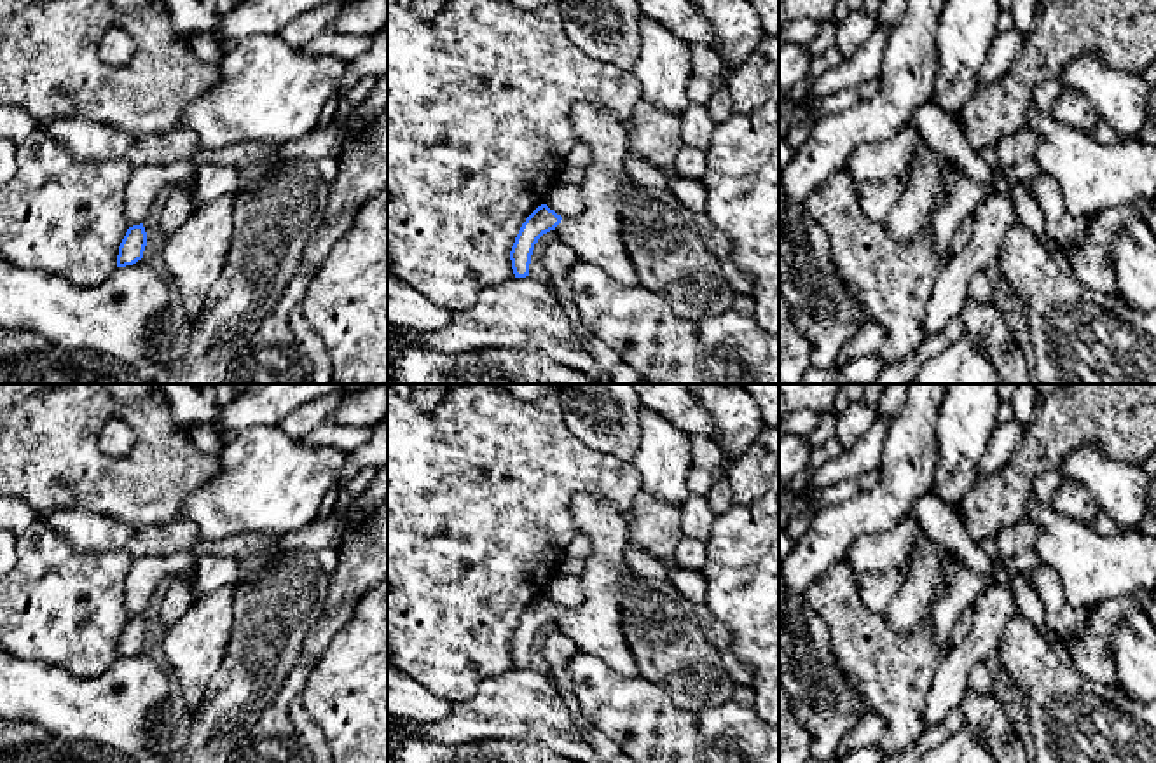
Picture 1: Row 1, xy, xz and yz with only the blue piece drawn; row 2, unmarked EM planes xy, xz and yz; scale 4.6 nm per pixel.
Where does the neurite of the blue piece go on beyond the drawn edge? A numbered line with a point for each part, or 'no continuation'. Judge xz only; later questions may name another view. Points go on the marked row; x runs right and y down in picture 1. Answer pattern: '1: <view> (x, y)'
1: xz (596, 236)

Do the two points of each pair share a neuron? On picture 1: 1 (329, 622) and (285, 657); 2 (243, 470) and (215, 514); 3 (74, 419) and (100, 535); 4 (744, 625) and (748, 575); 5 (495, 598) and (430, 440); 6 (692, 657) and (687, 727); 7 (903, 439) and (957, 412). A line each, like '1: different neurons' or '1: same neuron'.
1: different neurons
2: same neuron
3: different neurons
4: same neuron
5: same neuron
6: different neurons
7: different neurons

